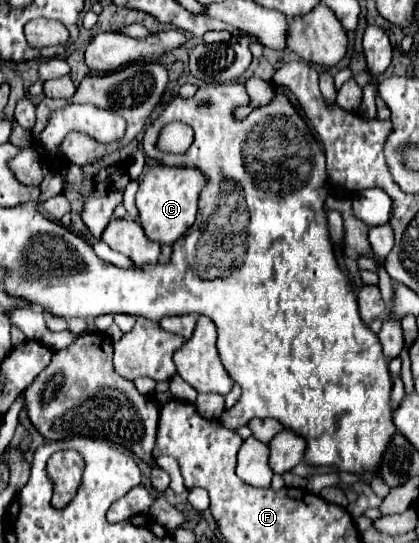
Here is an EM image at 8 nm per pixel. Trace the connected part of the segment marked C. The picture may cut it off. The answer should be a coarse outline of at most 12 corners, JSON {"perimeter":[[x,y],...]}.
{"perimeter":[[148,168],[136,192],[146,236],[174,244],[194,224],[206,178]]}

